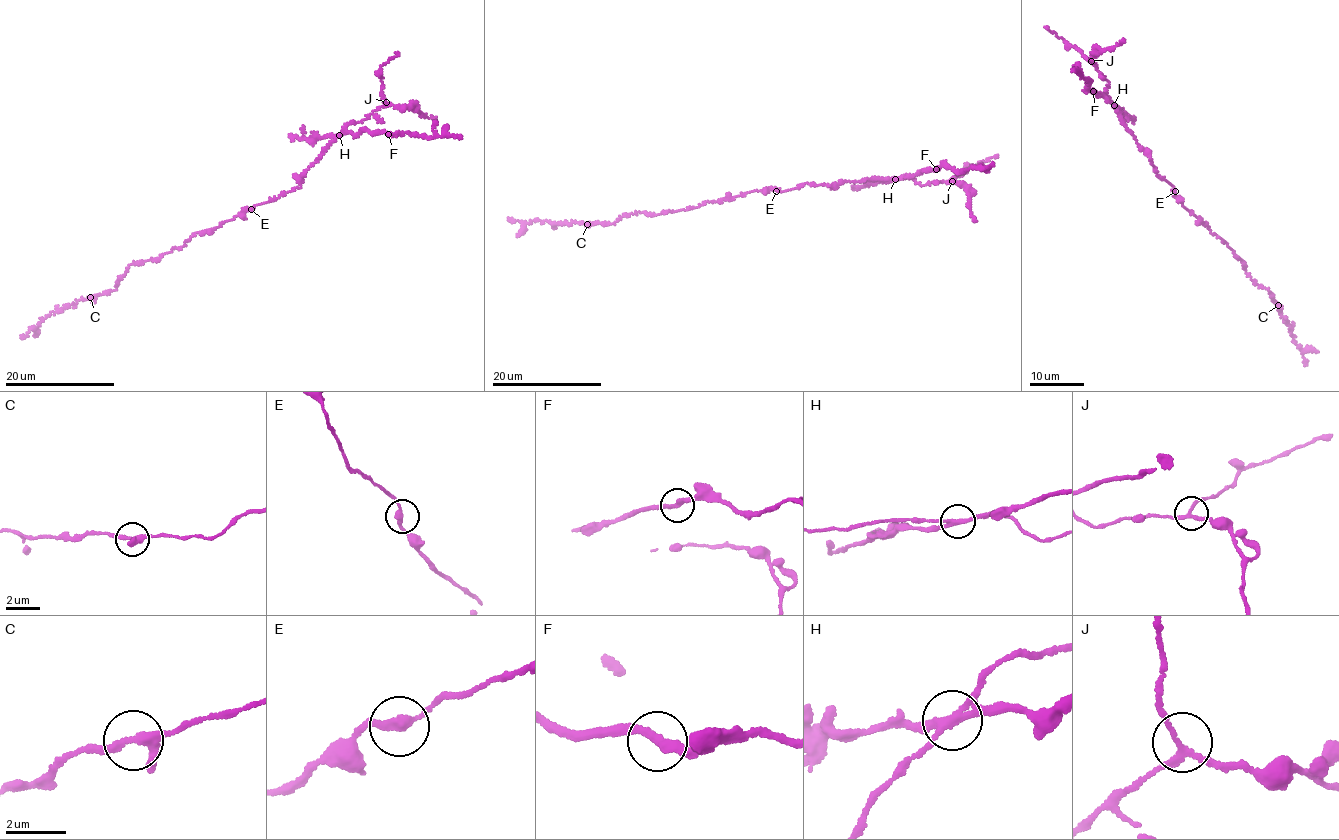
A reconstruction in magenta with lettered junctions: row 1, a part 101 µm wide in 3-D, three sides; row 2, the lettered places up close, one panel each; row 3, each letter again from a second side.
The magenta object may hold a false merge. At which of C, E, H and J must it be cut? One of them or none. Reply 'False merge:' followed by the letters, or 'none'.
False merge: H

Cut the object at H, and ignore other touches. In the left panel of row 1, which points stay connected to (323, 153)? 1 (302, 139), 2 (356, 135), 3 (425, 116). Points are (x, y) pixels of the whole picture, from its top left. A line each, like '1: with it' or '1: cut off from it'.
1: cut off from it
2: cut off from it
3: with it

